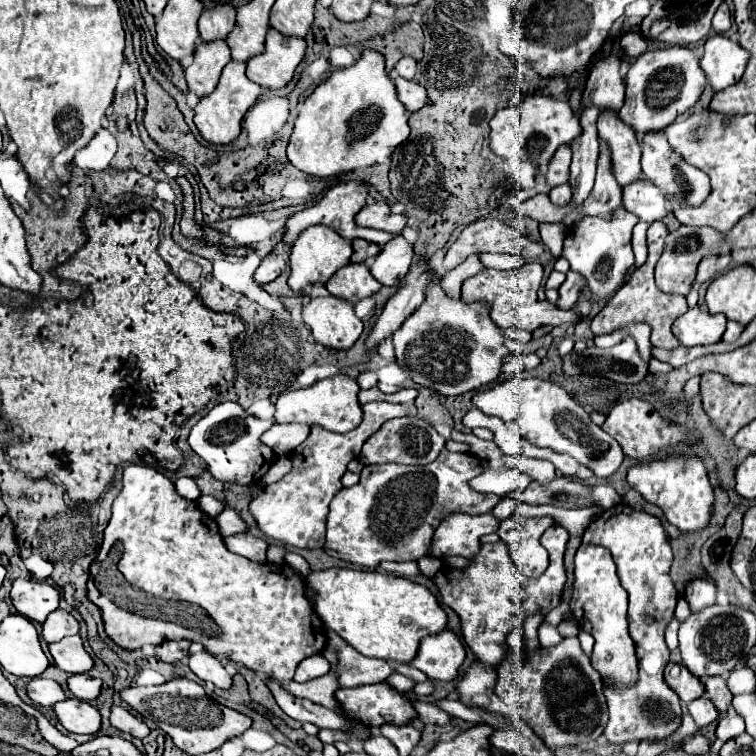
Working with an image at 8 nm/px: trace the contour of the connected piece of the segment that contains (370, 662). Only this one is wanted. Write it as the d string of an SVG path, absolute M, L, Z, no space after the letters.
M326 627L326 635L328 635L326 647L332 647L338 657L338 661L336 661L338 677L336 679L338 679L340 687L358 687L358 685L366 685L366 683L378 683L392 675L390 663L386 663L382 659L370 659L370 657L354 651L354 647L350 647L350 643L346 643L330 627Z

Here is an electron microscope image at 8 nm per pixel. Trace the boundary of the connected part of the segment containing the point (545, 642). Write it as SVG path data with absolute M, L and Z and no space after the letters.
M542 625L538 629L538 639L540 639L542 649L554 649L562 641L558 629L556 627L550 627L550 625Z

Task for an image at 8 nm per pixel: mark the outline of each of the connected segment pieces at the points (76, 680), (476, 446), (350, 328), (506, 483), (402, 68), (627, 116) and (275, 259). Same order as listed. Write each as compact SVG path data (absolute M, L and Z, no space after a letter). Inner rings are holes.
M78 673L78 675L70 675L70 677L68 677L66 687L68 687L68 691L70 691L76 699L90 701L90 699L98 697L100 687L102 687L102 681L90 677L88 673Z
M456 429L452 431L452 439L454 439L454 441L464 441L464 443L468 443L468 445L470 445L470 453L472 453L474 457L478 457L478 459L492 461L496 453L498 453L498 457L500 457L500 449L496 447L494 441L482 441L482 439L478 439L478 437L474 437L474 435L466 435L466 433L456 431Z
M332 295L310 299L308 305L304 305L304 309L302 309L302 321L312 329L314 343L318 347L326 347L326 349L334 349L334 351L350 349L362 333L362 321L356 317L354 307L350 303L346 303L344 299L338 299Z
M486 469L470 481L470 487L484 495L506 497L512 491L524 491L530 485L530 477L516 469Z
M402 57L402 59L396 63L394 71L396 71L400 77L412 81L412 79L416 77L416 61L414 61L412 57Z
M666 47L662 51L648 51L640 55L626 75L626 99L618 117L636 133L664 131L682 113L694 105L706 85L704 71L696 55L686 47Z
M268 253L268 255L262 259L260 267L256 269L254 279L256 279L256 283L264 285L264 283L268 283L268 281L274 281L274 279L282 273L284 267L286 267L286 261L284 261L280 255Z

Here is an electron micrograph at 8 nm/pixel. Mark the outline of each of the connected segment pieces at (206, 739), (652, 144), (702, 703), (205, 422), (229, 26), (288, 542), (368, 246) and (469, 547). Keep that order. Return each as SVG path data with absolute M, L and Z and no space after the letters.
M172 679L158 687L126 687L120 691L120 699L134 709L138 717L154 723L170 735L176 747L192 755L206 755L218 749L226 739L244 733L252 725L250 717L212 701L204 689L190 679Z
M654 133L654 135L642 135L644 147L642 147L642 173L644 177L654 183L658 189L664 191L664 197L670 203L686 203L686 205L700 205L706 201L706 197L710 195L710 181L708 177L692 167L690 163L686 163L682 159L682 155L678 155L666 141L664 133Z
M700 697L692 703L688 703L688 711L690 711L690 715L692 715L692 719L696 721L698 727L706 727L720 717L718 709L714 707L714 703L708 697Z
M218 403L214 405L206 417L202 417L190 431L188 443L192 451L208 465L208 471L214 479L226 481L226 479L238 479L240 485L250 485L258 481L264 473L260 469L264 467L266 459L262 457L262 443L260 435L272 425L272 421L260 421L246 413L238 403Z
M216 5L210 11L204 11L198 21L198 31L202 41L218 41L226 39L228 33L234 29L236 9L232 5Z
M384 401L366 403L362 411L364 411L362 423L350 433L332 433L332 431L322 431L322 427L314 427L308 439L290 453L292 471L284 475L280 481L266 485L262 493L250 503L250 513L258 523L258 529L266 537L286 547L298 547L298 549L324 547L326 511L332 497L342 489L340 479L346 471L346 465L352 459L360 457L364 441L370 439L370 435L374 435L388 419L404 417L408 413L404 405L390 405Z
M354 239L352 241L352 263L364 263L368 259L374 259L378 255L378 245L364 241L364 239Z
M452 513L448 515L432 537L432 555L434 557L474 557L480 551L480 537L494 533L498 529L498 521L490 515L464 515Z

